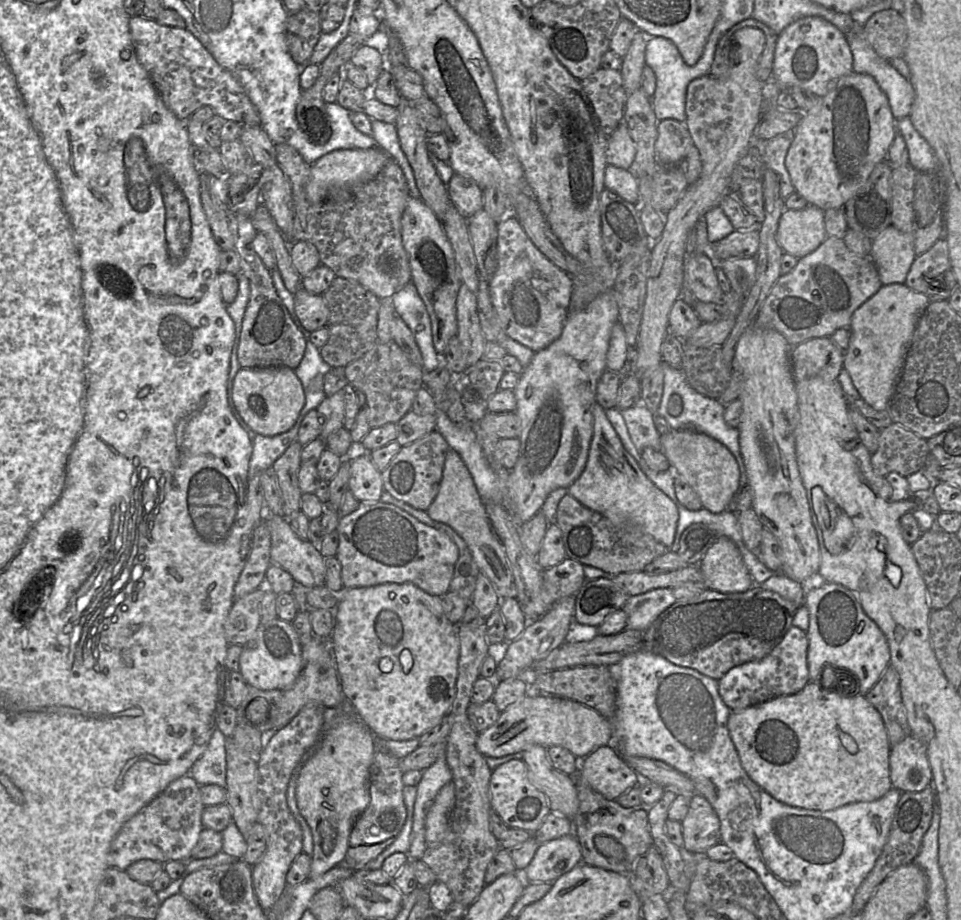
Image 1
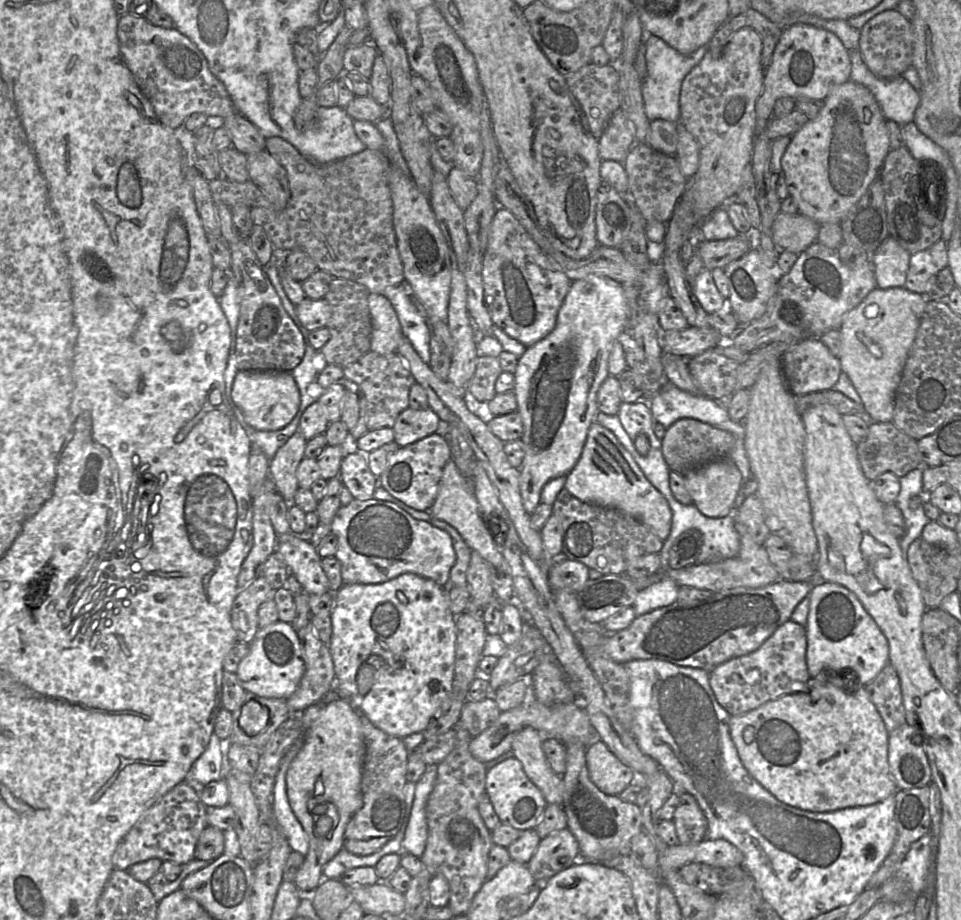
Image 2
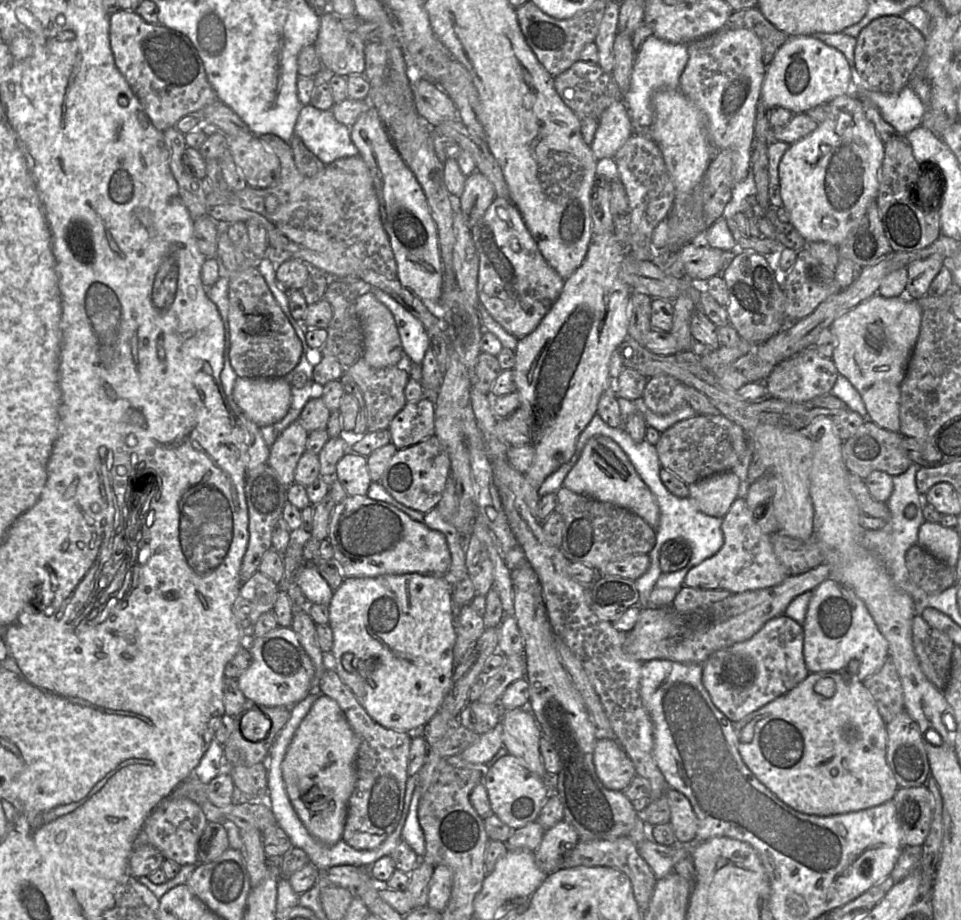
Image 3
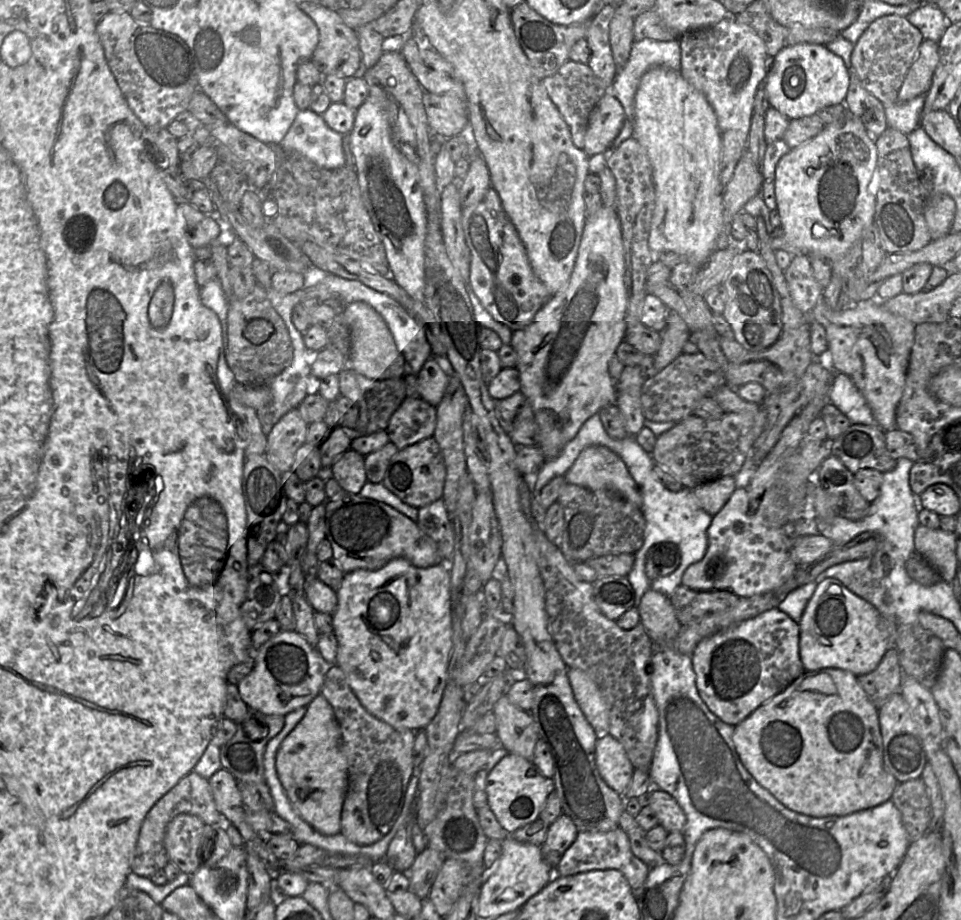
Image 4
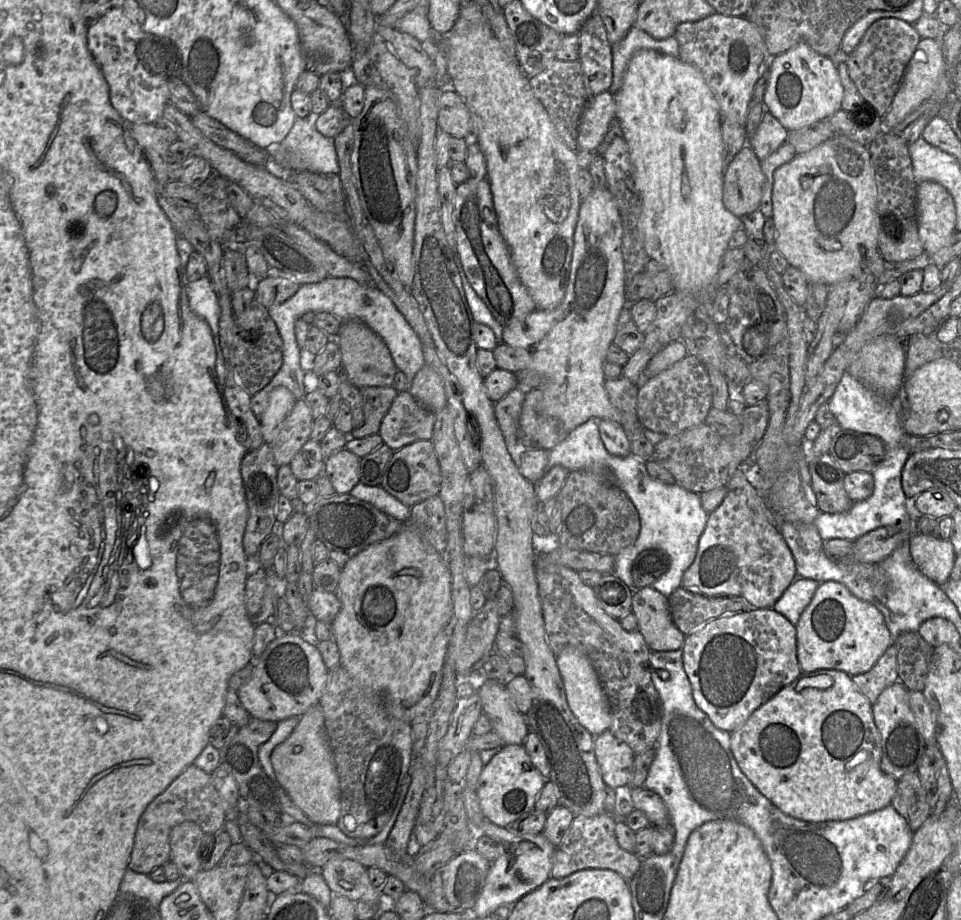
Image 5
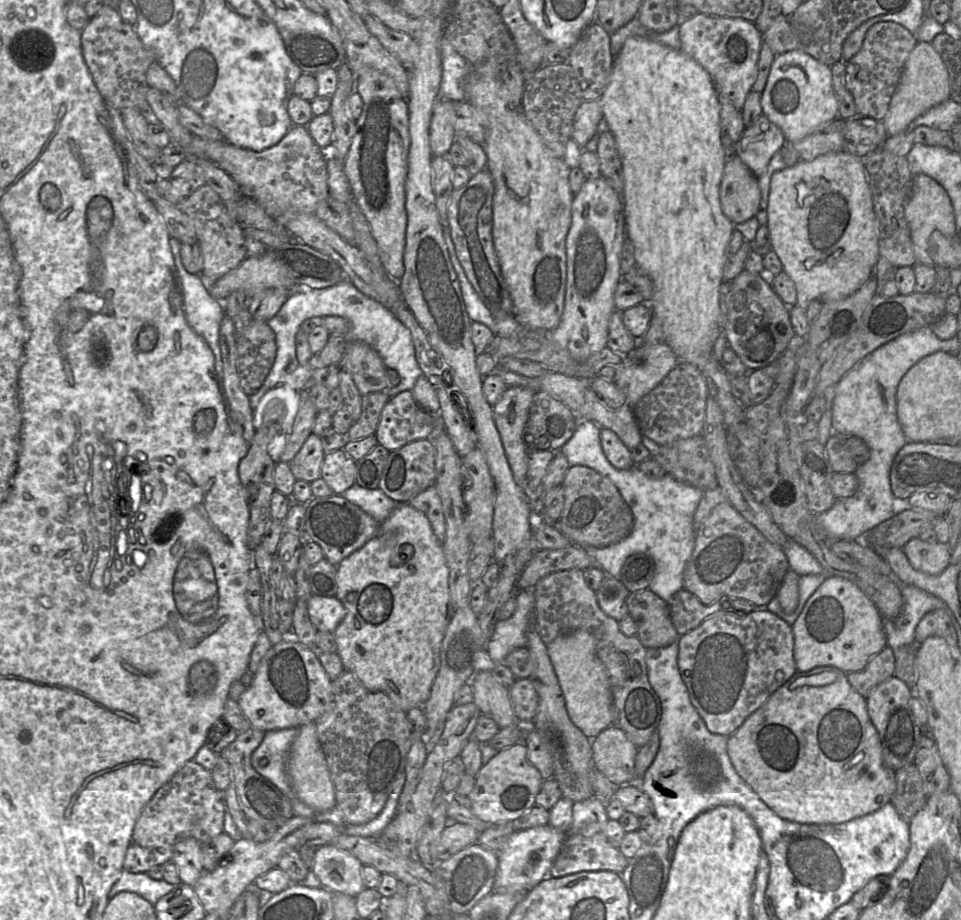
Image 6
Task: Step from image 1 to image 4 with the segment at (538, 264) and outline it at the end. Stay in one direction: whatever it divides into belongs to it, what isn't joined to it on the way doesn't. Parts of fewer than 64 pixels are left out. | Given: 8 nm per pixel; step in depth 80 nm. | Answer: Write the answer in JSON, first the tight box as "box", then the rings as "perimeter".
{"box":[461,188,551,331],"perimeter":[[[489,188],[478,204],[463,206],[461,221],[471,255],[470,285],[474,293],[496,321],[512,331],[522,329],[551,294],[533,272],[525,246],[495,189]]]}

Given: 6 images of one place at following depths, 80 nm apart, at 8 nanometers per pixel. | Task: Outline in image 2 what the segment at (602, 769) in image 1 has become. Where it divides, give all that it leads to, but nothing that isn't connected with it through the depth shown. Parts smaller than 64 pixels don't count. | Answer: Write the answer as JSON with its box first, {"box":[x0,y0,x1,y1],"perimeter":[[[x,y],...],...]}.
{"box":[586,739,637,796],"perimeter":[[[601,739],[587,747],[586,763],[591,781],[607,795],[618,796],[637,779],[635,771],[620,761]]]}

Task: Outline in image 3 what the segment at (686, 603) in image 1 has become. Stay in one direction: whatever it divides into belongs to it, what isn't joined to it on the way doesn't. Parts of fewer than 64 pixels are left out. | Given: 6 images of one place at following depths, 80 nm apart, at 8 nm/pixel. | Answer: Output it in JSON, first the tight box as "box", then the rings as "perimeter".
{"box":[622,563,829,665],"perimeter":[[[822,563],[803,574],[788,576],[773,587],[731,594],[721,601],[691,611],[678,612],[672,606],[642,608],[634,627],[626,634],[622,649],[627,656],[639,662],[666,659],[685,664],[703,665],[715,652],[753,637],[769,620],[783,615],[788,605],[797,596],[814,591],[827,578],[829,578],[829,567]]]}

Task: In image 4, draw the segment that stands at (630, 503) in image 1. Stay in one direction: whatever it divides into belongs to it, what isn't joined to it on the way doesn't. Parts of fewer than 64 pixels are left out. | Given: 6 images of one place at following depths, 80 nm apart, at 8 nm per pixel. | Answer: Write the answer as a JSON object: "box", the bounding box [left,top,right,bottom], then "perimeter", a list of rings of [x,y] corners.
{"box":[565,446,642,506],"perimeter":[[[588,446],[565,474],[567,483],[590,490],[605,490],[642,506],[639,487],[623,460],[605,446]]]}

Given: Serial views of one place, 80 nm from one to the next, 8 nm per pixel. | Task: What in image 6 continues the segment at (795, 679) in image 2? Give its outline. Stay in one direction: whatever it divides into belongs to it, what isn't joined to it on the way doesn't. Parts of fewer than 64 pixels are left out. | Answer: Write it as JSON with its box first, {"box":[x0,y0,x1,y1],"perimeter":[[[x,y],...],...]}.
{"box":[678,609,797,737],"perimeter":[[[757,609],[749,613],[725,611],[714,614],[705,619],[695,629],[680,636],[678,639],[678,648],[678,667],[681,677],[688,689],[692,705],[697,710],[711,733],[724,735],[726,737],[735,733],[752,713],[759,709],[776,690],[784,685],[797,672],[794,660],[794,637],[792,626],[766,609]]]}

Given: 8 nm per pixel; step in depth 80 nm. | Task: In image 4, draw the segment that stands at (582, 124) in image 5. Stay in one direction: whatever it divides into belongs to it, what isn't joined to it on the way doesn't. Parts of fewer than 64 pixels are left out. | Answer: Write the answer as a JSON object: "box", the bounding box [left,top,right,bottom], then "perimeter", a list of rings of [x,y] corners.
{"box":[583,92,625,156],"perimeter":[[[607,92],[590,115],[583,151],[589,156],[605,153],[620,133],[625,120],[620,101],[611,92]]]}

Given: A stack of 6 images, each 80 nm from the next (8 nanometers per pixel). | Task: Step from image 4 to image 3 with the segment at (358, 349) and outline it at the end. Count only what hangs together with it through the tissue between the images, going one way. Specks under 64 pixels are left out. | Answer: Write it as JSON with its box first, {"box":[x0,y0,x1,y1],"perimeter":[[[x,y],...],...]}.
{"box":[356,292,407,368],"perimeter":[[[372,292],[359,296],[356,311],[365,338],[364,360],[376,368],[405,364],[407,360],[392,312]]]}

